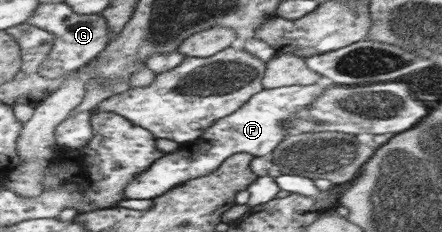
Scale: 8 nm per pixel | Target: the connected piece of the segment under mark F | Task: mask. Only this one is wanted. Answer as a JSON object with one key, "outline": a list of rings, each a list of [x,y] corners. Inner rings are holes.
{"outline":[[[316,84],[259,91],[244,107],[237,109],[232,116],[218,120],[197,140],[182,143],[178,149],[182,153],[170,153],[174,157],[160,157],[149,168],[146,168],[146,171],[134,176],[134,180],[130,180],[130,184],[125,187],[124,199],[155,200],[188,179],[214,172],[226,159],[237,153],[250,153],[256,157],[269,158],[272,152],[280,147],[282,140],[291,135],[290,129],[286,129],[286,120],[292,114],[304,110],[308,104],[314,103],[323,91],[323,88]]]}

